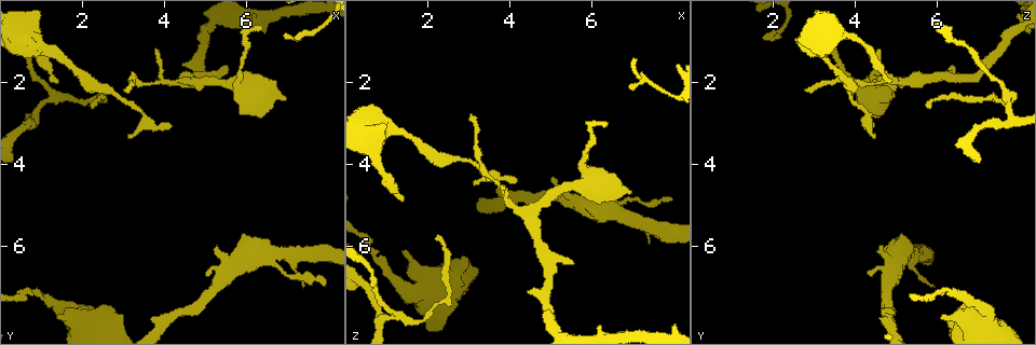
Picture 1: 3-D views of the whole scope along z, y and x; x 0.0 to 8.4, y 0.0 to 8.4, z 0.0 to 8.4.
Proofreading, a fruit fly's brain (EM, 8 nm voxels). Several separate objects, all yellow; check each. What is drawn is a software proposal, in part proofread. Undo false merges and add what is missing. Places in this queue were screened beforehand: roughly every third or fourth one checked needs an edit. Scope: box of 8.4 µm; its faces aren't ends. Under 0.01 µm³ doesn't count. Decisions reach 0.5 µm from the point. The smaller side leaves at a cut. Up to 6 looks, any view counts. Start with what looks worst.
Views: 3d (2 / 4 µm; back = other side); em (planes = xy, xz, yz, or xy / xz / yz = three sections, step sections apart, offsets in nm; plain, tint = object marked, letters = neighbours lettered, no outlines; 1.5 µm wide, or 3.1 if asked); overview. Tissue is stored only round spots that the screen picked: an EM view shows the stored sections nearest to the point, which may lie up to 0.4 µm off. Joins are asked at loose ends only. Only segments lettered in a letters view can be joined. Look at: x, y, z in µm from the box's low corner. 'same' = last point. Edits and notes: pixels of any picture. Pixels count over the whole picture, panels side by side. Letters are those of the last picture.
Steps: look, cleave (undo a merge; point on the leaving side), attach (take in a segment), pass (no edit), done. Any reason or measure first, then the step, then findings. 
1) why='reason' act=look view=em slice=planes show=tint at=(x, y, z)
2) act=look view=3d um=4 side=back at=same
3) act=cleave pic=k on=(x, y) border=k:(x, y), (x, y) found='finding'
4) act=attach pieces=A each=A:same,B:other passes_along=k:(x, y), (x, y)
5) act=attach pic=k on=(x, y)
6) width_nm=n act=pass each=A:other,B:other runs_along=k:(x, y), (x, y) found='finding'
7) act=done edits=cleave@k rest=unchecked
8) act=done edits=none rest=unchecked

why='branch stops here' act=look view=3d um=4 at=(2.20, 2.55, 5.80)

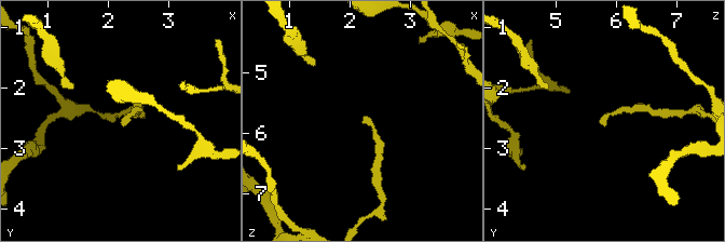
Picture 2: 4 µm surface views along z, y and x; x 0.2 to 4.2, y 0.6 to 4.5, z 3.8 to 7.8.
why='shape alone is not enough' act=look view=em slice=xz step=8 show=letters at=(2.20, 2.60, 5.85)

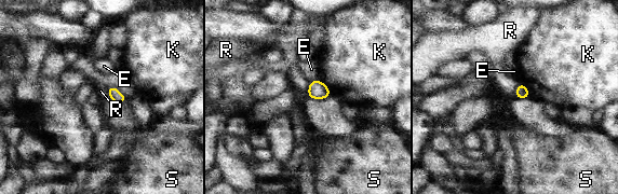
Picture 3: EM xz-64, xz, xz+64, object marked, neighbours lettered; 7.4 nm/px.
act=look view=em slice=planes show=letters at=same

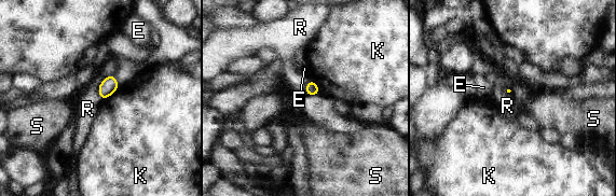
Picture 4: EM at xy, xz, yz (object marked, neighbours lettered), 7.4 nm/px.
act=pass each=E:other,K:other,R:other,S:other border=4:(106, 76), (98, 86), (103, 100) found='no lettered segment goes on from it'

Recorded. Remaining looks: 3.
why='thick end' act=look view=em slice=yz step=4 show=letters at=(1.50, 7.70, 6.10)

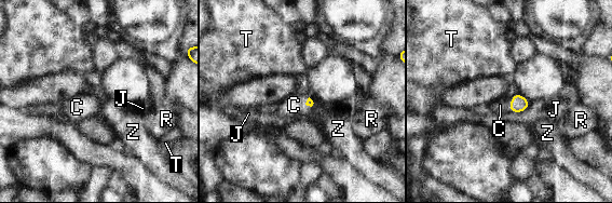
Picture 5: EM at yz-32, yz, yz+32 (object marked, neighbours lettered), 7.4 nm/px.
act=attach pieces=C each=C:same,J:other,R:other,T:other,Z:other passes_along=5:(519, 104), (510, 104), (500, 105) found='it goes on there'

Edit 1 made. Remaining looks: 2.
why='sharp bend' act=look view=em slice=planes show=tint at=(1.30, 2.40, 7.75)

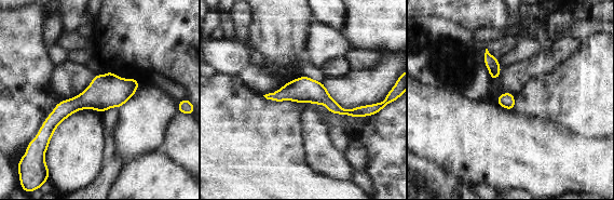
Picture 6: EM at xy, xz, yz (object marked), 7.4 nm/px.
act=look view=em slice=planes show=letters at=same

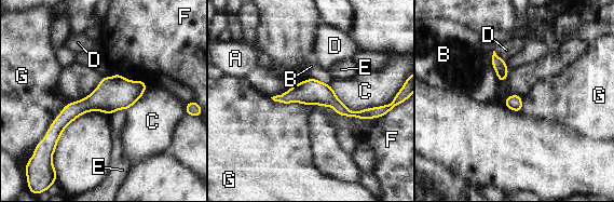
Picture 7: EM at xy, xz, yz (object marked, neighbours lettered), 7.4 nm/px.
act=pass each=A:other,B:other,C:other,D:other,E:other,F:other,G:other runs_along=7:(144, 83), (76, 108), (54, 139) found='continuous, no second neuron'

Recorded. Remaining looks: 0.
act=done edits=attach@5 rest=unchecked

